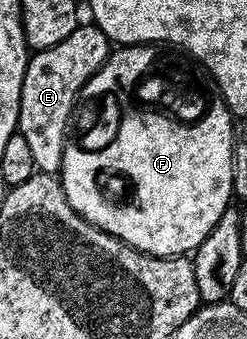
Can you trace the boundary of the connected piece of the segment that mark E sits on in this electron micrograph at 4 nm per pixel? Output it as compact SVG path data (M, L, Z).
M92 23L78 24L75 31L71 31L71 35L67 35L67 39L63 39L63 43L55 43L55 47L47 47L46 49L38 49L32 54L27 63L27 71L23 75L23 91L19 95L19 119L17 120L17 132L23 135L23 139L27 139L28 145L31 147L31 155L35 158L35 170L42 173L60 174L61 164L63 163L63 151L65 150L65 139L67 130L71 125L71 118L75 112L77 96L82 87L87 83L87 79L91 79L91 75L95 75L95 71L99 71L99 67L107 60L111 52L111 42L108 35Z

